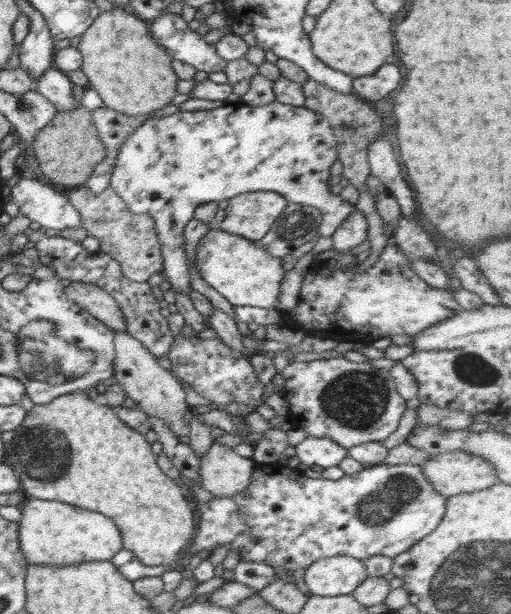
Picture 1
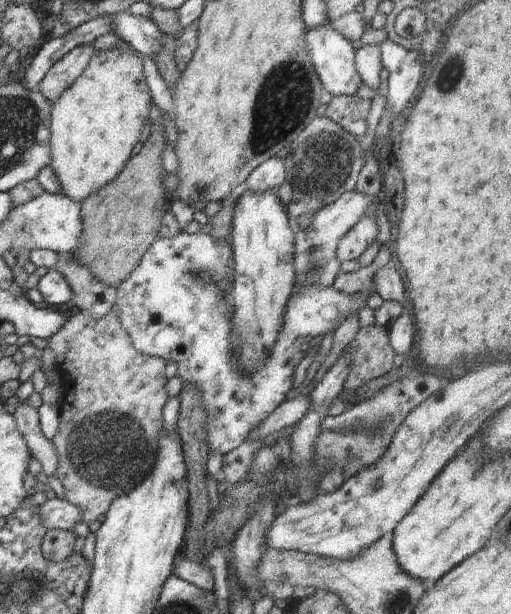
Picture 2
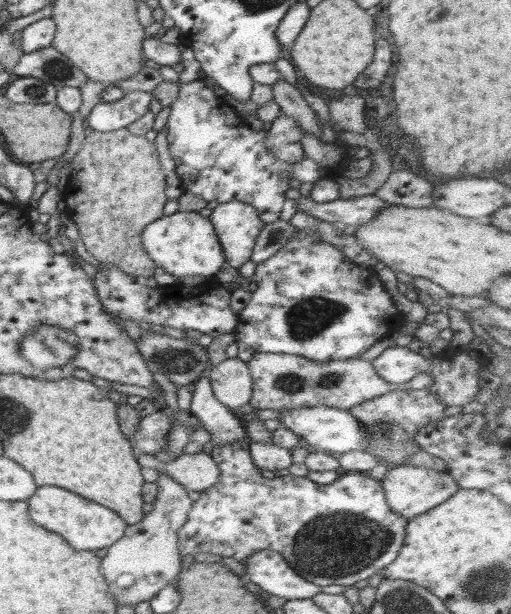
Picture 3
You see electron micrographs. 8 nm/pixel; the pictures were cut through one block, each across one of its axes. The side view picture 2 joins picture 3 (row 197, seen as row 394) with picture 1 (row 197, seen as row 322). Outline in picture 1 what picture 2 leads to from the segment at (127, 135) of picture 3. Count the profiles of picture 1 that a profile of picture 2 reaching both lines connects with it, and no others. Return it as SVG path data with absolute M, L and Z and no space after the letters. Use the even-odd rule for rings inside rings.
M81 186L73 187L66 192L67 201L80 213L81 226L90 236L98 238L100 241L99 250L109 254L114 260L120 263L123 275L132 282L146 282L152 274L163 270L162 255L160 252L160 243L155 231L154 219L148 213L130 212L129 206L115 193L112 186L100 194L94 194L88 188Z

